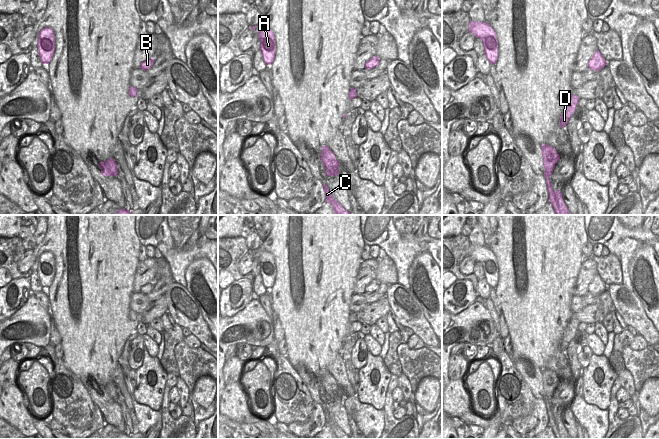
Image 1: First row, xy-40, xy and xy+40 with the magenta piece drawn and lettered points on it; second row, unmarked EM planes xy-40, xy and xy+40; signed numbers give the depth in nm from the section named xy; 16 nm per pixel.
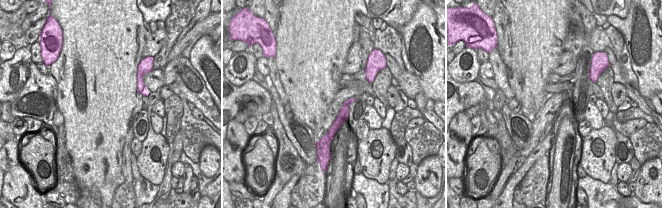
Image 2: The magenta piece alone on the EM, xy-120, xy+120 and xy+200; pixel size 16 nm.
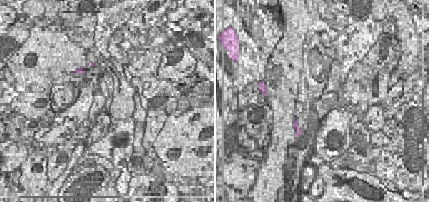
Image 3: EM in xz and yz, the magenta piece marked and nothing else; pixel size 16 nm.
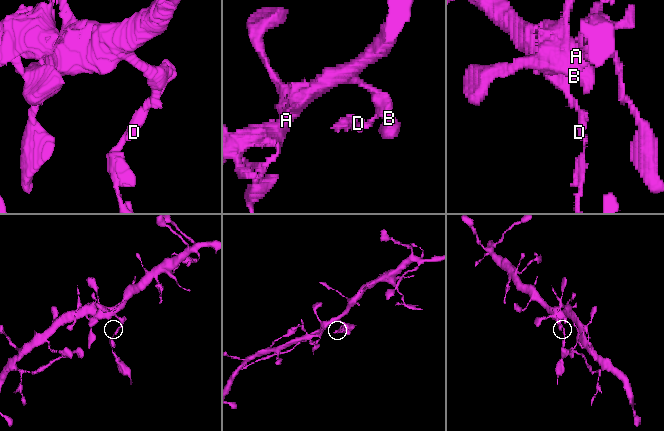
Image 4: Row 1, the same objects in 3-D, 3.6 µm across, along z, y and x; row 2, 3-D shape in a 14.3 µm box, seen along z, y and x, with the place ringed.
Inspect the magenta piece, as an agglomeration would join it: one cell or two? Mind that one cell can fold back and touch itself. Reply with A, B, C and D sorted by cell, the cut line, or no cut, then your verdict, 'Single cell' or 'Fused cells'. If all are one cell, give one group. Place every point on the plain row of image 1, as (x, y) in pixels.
Groups: A B / C D. Split along xy (349, 319), (355, 321). Fused cells.

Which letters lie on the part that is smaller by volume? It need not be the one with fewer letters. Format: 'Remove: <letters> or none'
Remove: C, D

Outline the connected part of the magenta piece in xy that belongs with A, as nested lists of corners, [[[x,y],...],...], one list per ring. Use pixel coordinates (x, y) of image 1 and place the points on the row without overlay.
[[[262,252],[259,257],[260,274],[266,289],[273,287],[276,277],[276,266],[274,256],[270,252]]]

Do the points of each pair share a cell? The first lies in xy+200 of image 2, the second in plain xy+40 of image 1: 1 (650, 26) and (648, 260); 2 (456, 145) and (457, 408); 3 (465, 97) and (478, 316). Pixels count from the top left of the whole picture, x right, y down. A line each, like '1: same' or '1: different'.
1: same
2: same
3: same

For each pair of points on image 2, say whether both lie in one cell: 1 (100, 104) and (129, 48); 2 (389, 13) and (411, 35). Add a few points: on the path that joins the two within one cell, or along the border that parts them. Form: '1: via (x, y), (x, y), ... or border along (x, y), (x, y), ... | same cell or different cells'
1: via (100, 90), (100, 77), (115, 62) | same cell
2: border along (416, 10), (399, 32) | different cells

